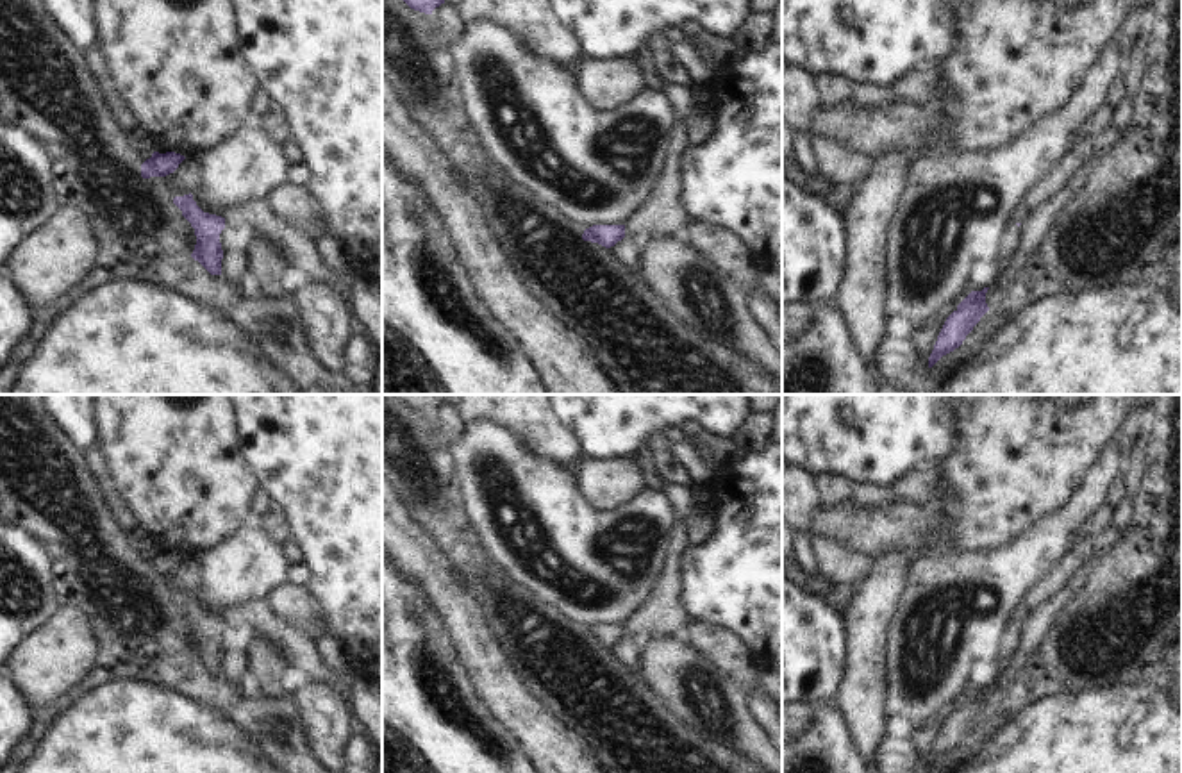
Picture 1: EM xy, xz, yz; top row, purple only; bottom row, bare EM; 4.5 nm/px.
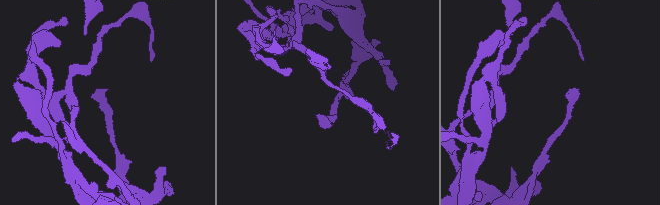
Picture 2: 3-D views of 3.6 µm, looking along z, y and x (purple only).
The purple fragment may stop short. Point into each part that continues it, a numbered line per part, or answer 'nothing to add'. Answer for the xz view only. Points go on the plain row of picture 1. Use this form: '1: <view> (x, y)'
nothing to add

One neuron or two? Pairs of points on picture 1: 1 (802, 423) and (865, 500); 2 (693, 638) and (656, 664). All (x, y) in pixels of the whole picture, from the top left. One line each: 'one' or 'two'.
1: two
2: two

